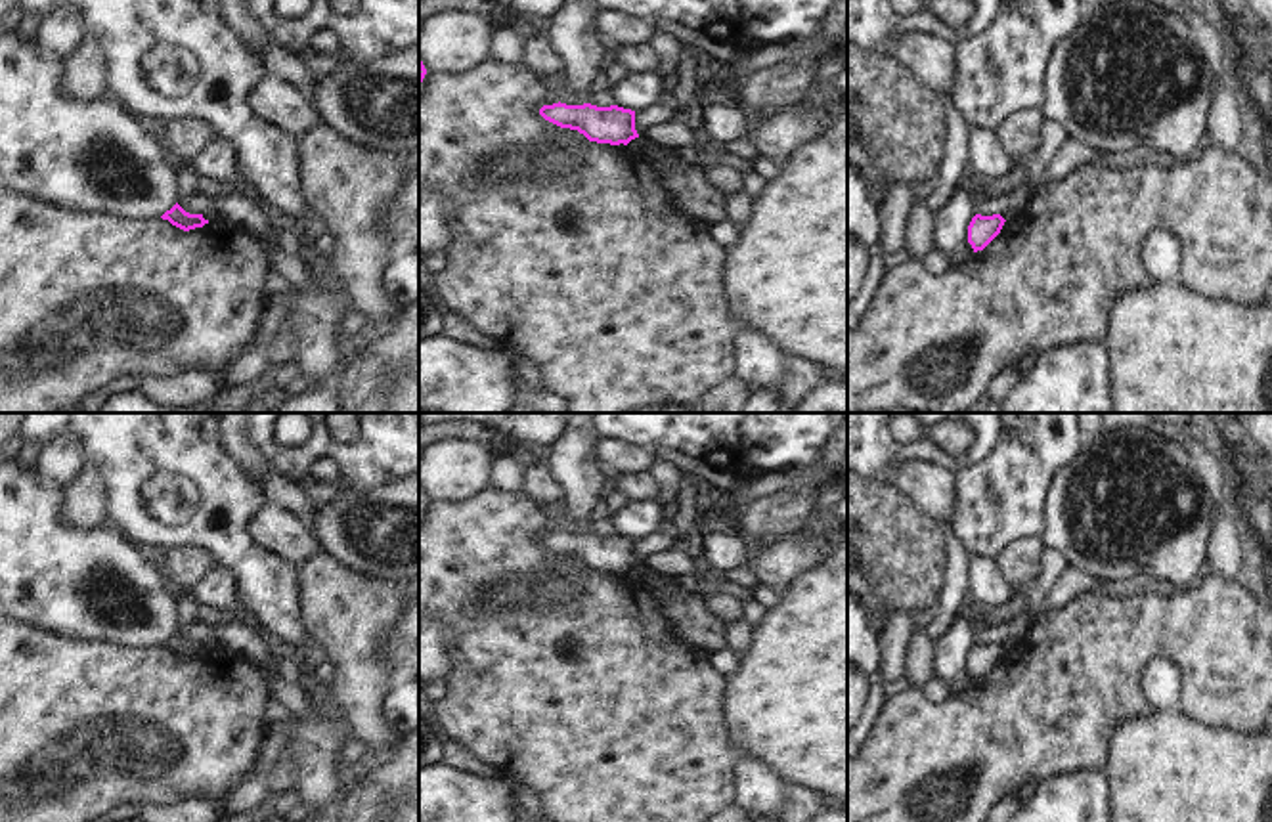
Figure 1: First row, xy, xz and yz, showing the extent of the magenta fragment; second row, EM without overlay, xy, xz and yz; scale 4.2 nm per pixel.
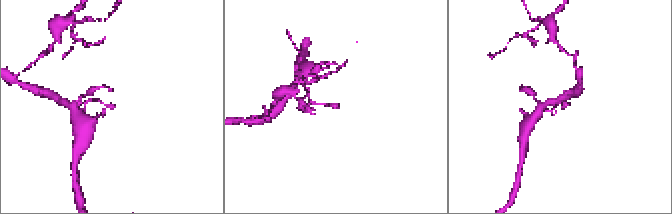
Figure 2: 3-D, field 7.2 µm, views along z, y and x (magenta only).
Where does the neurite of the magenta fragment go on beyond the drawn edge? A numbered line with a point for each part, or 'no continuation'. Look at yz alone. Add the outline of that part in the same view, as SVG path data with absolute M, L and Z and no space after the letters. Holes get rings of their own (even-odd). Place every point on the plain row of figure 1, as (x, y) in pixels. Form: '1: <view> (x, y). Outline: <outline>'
no continuation.

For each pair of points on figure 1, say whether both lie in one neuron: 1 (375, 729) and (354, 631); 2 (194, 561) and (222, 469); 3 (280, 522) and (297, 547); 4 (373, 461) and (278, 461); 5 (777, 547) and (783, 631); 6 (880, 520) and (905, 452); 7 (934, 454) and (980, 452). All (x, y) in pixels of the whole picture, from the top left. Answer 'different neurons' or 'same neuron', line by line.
1: same neuron
2: different neurons
3: same neuron
4: same neuron
5: different neurons
6: different neurons
7: same neuron

